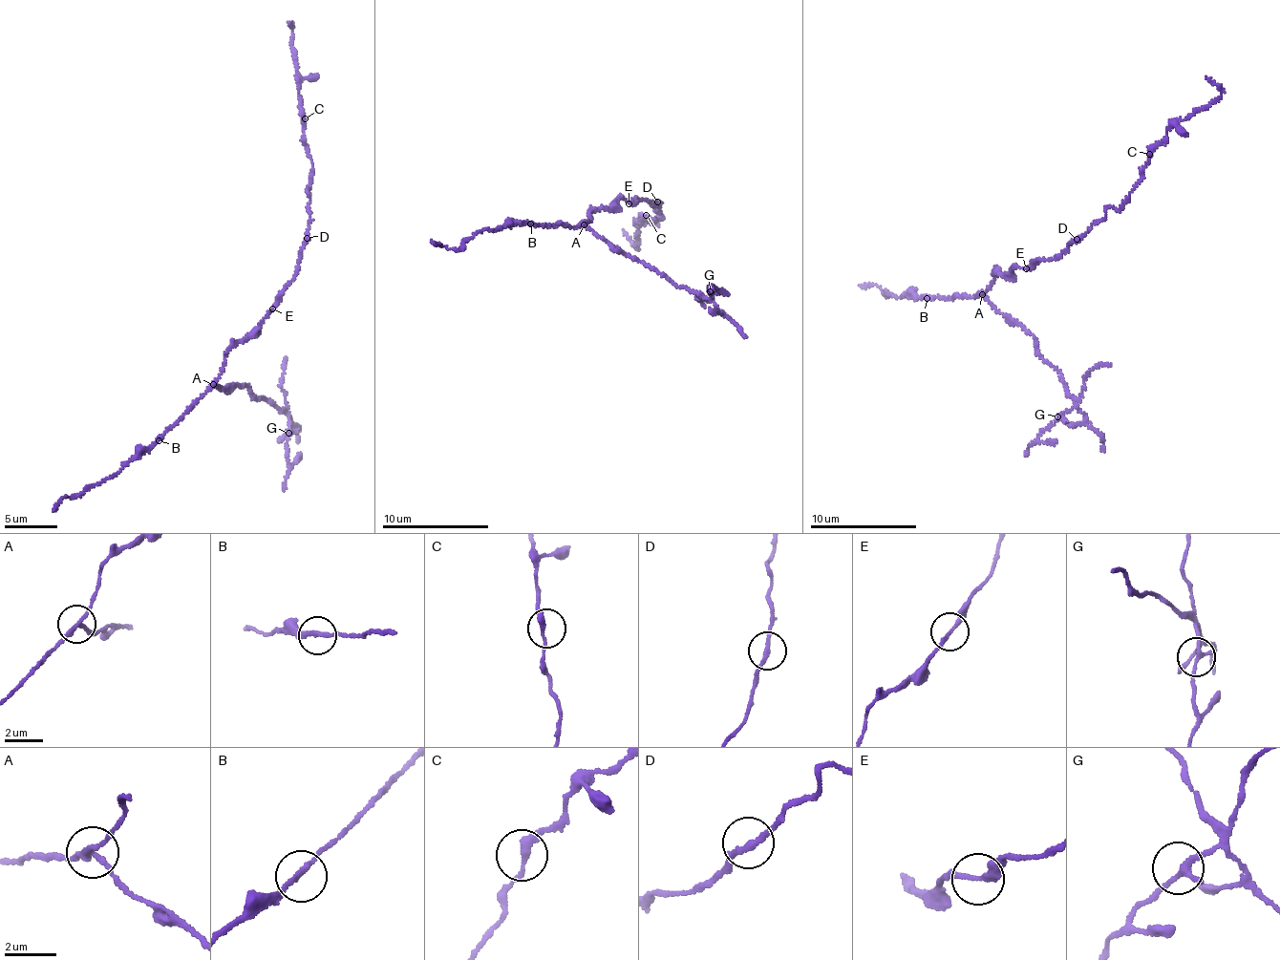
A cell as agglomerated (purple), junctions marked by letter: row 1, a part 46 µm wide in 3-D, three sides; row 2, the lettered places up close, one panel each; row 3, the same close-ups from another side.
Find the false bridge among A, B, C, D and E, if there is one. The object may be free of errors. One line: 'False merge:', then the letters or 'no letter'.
False merge: A

